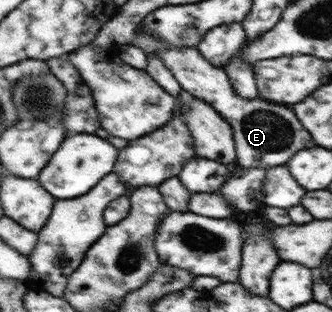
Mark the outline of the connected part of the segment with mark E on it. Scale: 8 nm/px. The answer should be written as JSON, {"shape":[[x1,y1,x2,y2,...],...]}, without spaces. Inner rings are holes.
{"shape":[[137,30,135,38,131,42,137,48,142,48,147,54,159,56,167,76,174,78,180,84,183,92,194,98,199,98,210,104,234,129,236,160,245,168,267,168,267,166,279,166,285,164,291,156,303,148,315,146,309,132,299,124,293,110,257,98,241,98,235,90,232,90,227,73,221,67,213,66,196,48,179,46,167,46,165,41,155,33]]}

